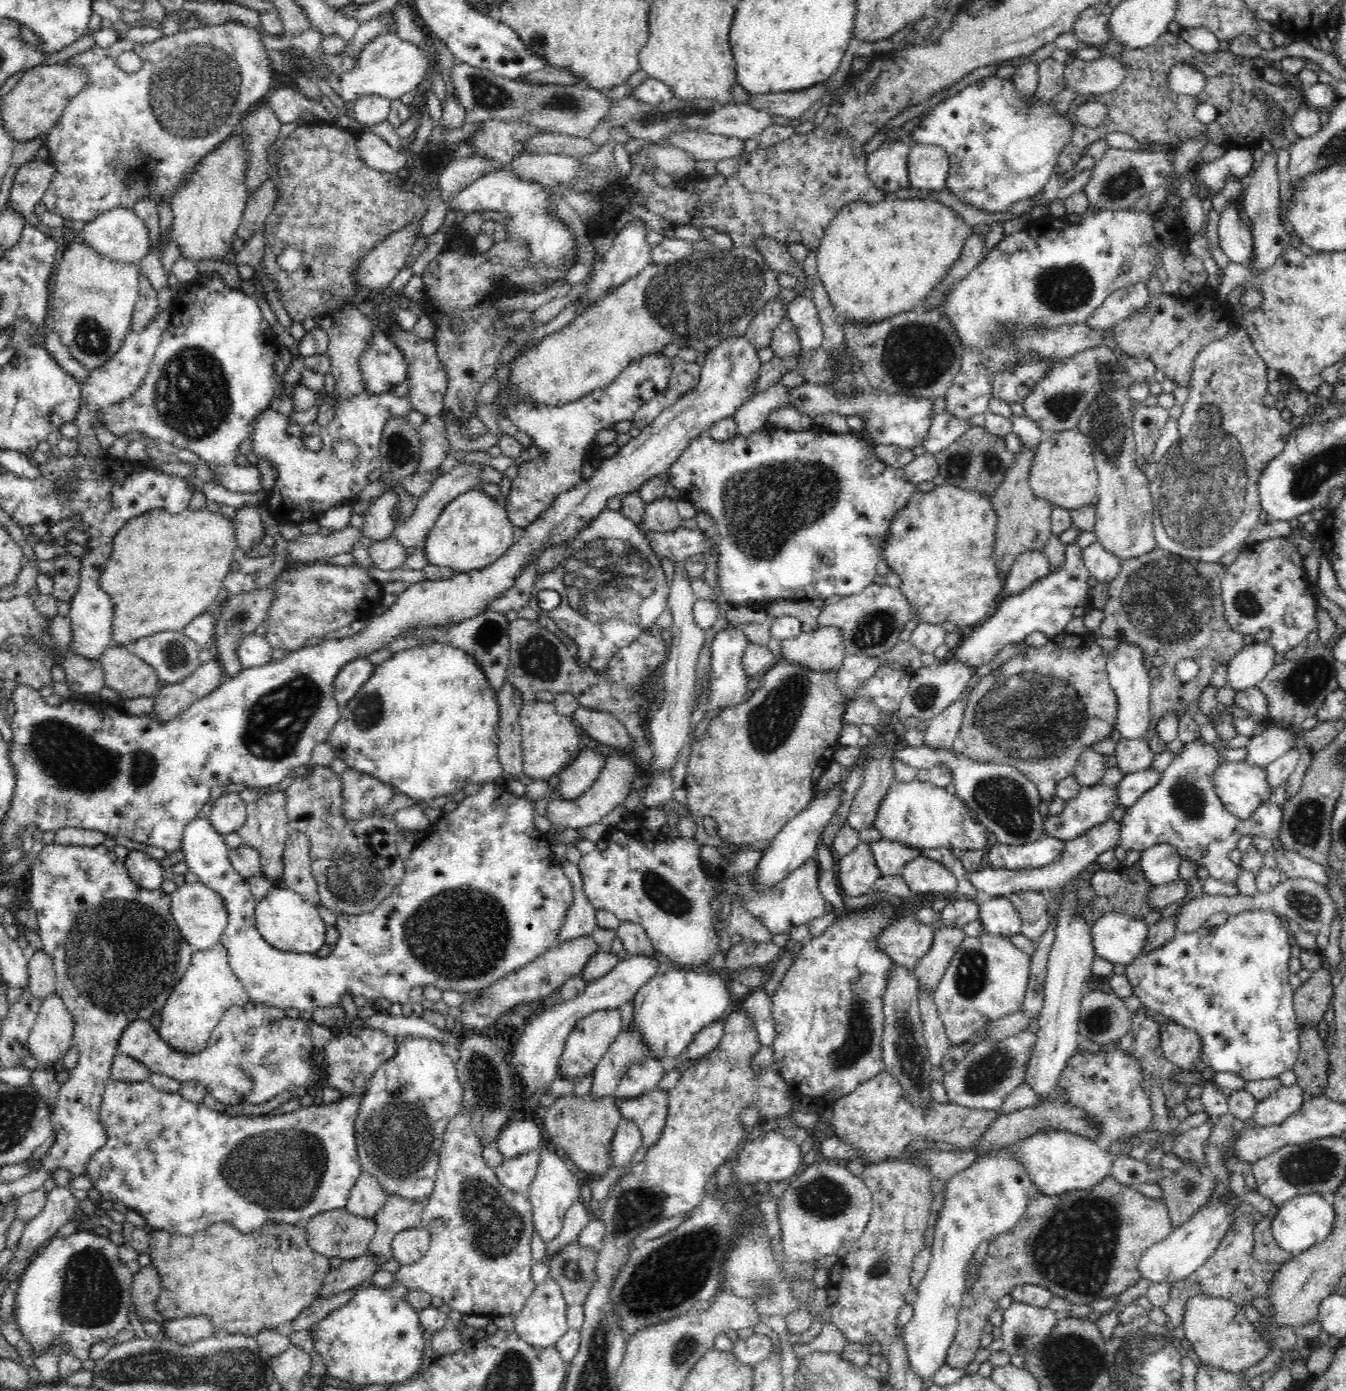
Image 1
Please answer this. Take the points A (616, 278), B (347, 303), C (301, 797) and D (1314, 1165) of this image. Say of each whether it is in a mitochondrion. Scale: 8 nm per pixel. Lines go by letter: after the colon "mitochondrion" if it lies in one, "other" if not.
A: other
B: other
C: other
D: mitochondrion

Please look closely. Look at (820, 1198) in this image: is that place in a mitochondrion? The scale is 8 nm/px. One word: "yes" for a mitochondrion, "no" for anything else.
yes

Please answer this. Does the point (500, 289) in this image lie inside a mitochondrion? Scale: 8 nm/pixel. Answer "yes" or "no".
no

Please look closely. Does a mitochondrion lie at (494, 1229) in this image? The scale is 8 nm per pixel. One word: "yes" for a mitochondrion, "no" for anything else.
yes

